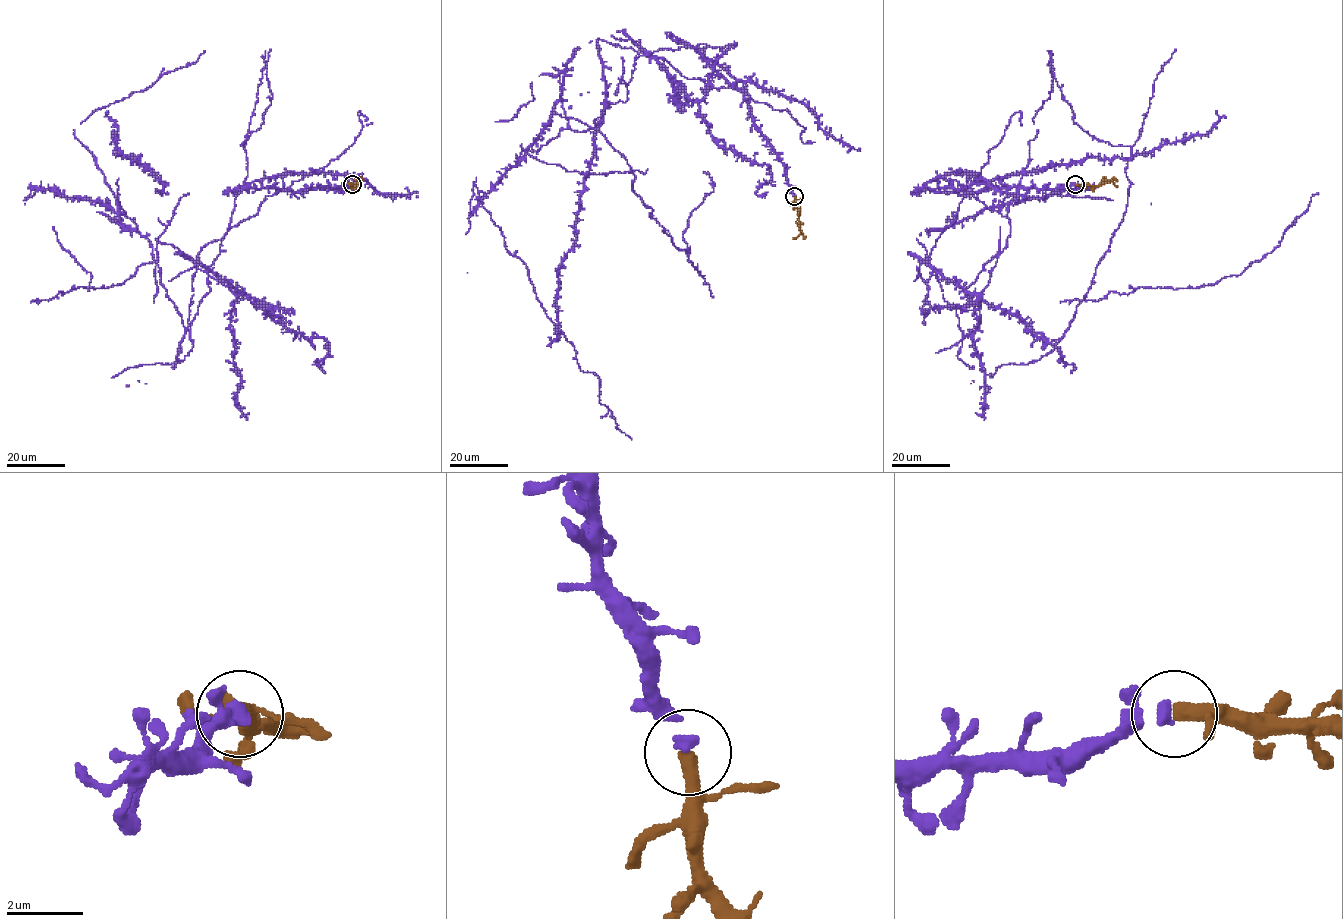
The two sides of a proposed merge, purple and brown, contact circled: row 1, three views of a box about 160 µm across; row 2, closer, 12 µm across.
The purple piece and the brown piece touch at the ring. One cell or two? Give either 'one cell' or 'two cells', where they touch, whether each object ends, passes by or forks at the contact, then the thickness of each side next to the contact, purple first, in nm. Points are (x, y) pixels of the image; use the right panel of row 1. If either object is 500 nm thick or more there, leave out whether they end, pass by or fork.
one cell; place (1075, 184); purple ends; brown ends; calibres 320 and 400 nm

